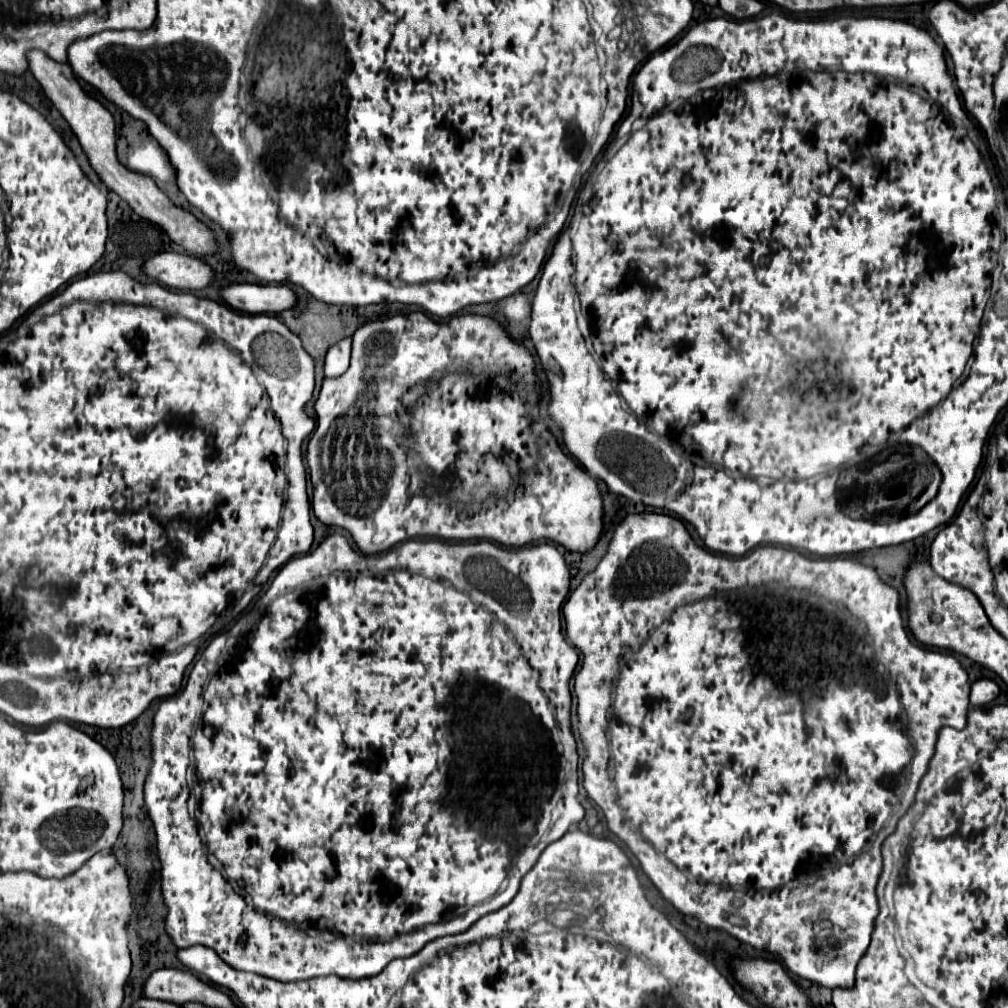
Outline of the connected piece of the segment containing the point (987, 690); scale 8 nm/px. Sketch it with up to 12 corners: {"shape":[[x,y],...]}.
{"shape":[[989,678],[971,684],[973,708],[993,702],[999,686]]}

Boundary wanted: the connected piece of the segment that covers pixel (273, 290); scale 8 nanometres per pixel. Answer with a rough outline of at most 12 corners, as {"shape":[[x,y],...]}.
{"shape":[[233,284],[221,294],[249,314],[279,314],[297,304],[283,284]]}

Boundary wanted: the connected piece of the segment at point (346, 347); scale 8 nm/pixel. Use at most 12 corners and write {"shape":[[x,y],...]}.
{"shape":[[351,338],[333,344],[325,358],[325,376],[349,368]]}

